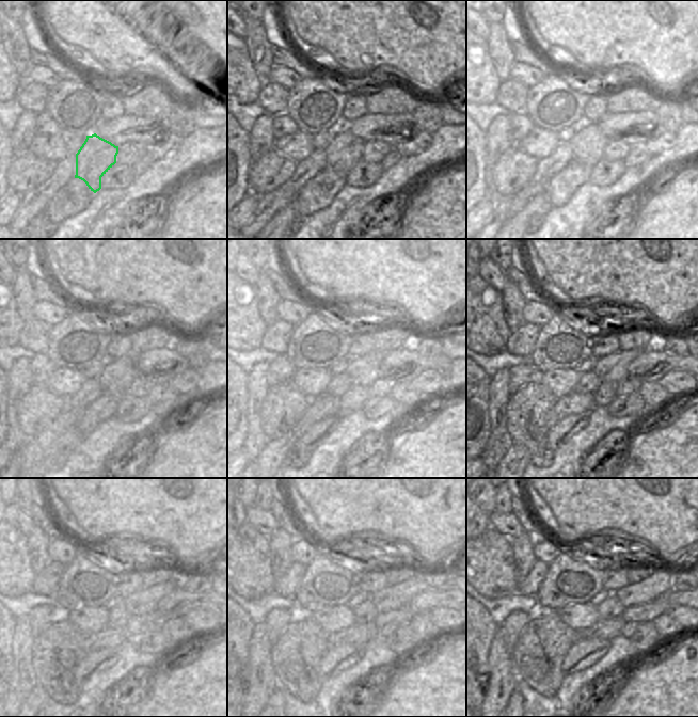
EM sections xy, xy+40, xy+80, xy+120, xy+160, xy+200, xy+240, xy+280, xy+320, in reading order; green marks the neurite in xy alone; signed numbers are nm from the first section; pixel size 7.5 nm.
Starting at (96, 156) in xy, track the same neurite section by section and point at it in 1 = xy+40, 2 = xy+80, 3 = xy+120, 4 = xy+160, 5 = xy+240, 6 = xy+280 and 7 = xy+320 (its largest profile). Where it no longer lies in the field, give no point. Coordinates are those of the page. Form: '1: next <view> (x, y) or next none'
1: next xy+40 (345, 149)
2: next xy+80 (588, 144)
3: next xy+120 (115, 378)
4: next xy+160 (364, 370)
5: next xy+240 (144, 602)
6: next xy+280 (396, 596)
7: next xy+320 (661, 582)

